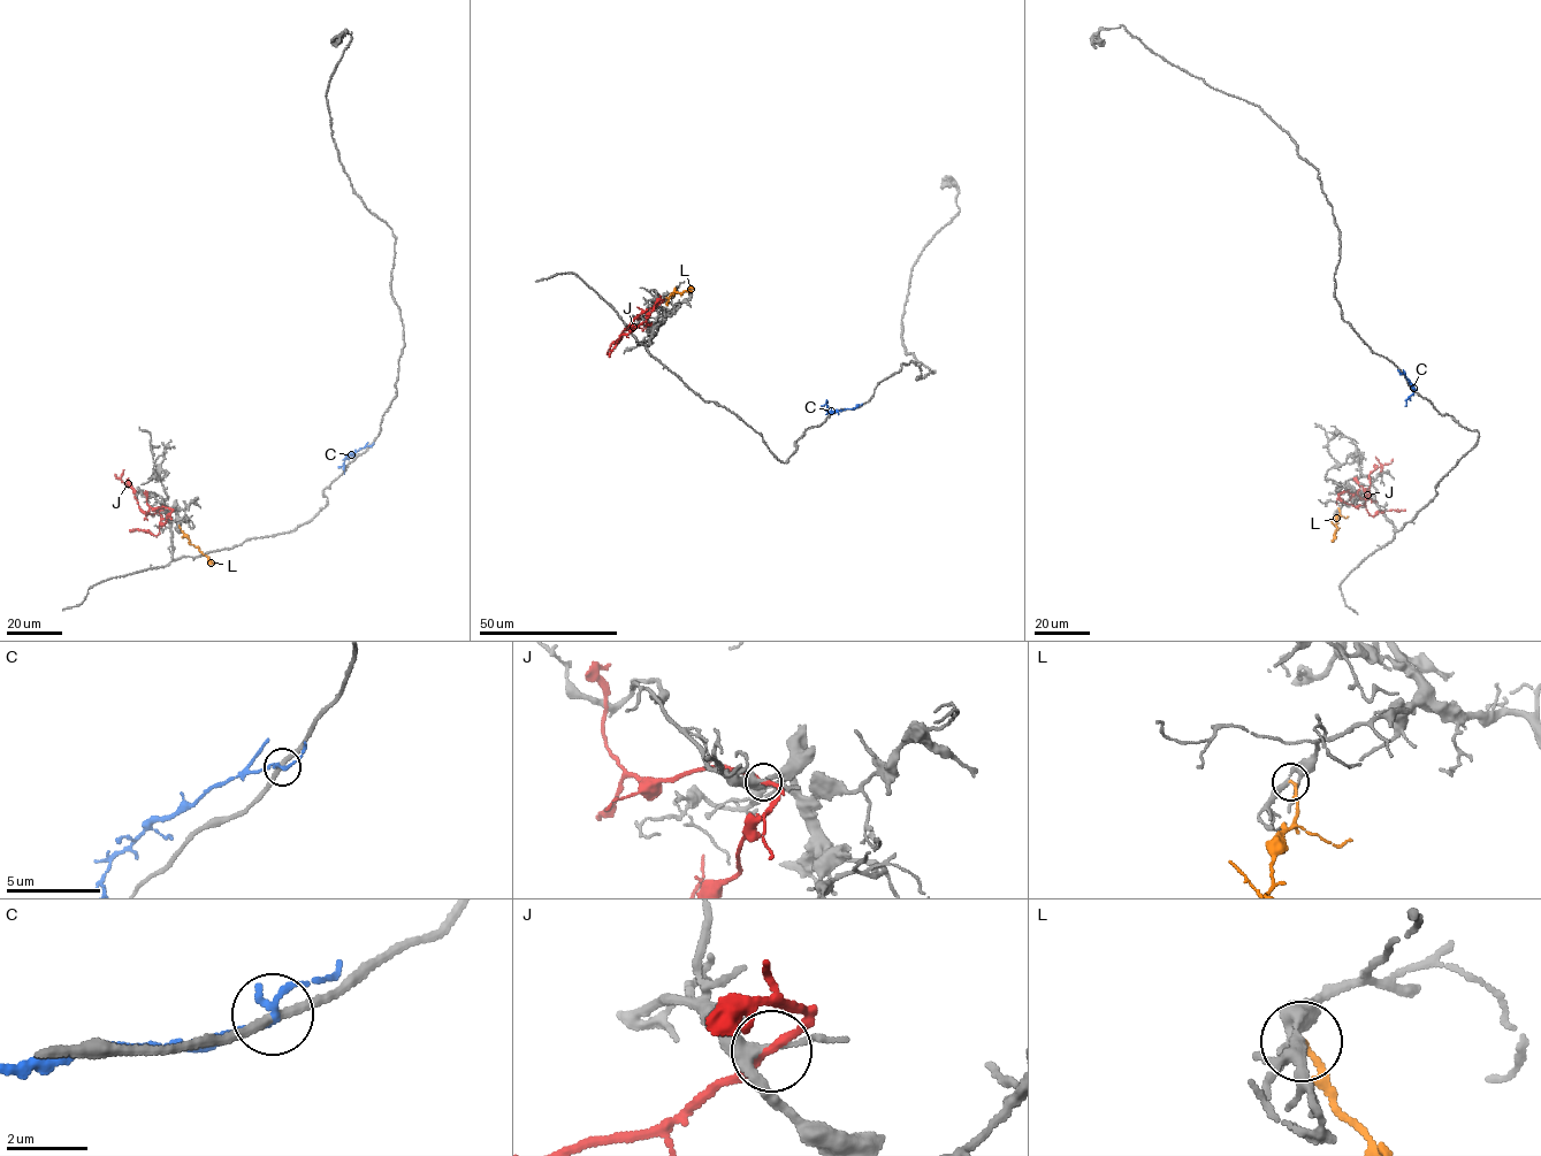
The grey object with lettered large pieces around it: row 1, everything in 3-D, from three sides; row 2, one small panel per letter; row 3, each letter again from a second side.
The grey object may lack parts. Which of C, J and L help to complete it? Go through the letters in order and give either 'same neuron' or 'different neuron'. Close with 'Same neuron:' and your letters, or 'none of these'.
C: different neuron
J: different neuron
L: different neuron
Same neuron: none of these

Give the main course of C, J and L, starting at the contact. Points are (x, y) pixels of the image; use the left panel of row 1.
C: (370, 446), (351, 453), (344, 462), (344, 474)
J: (170, 508), (151, 507), (145, 513), (139, 507), (135, 490), (114, 474)
L: (178, 526), (190, 544), (213, 565)

